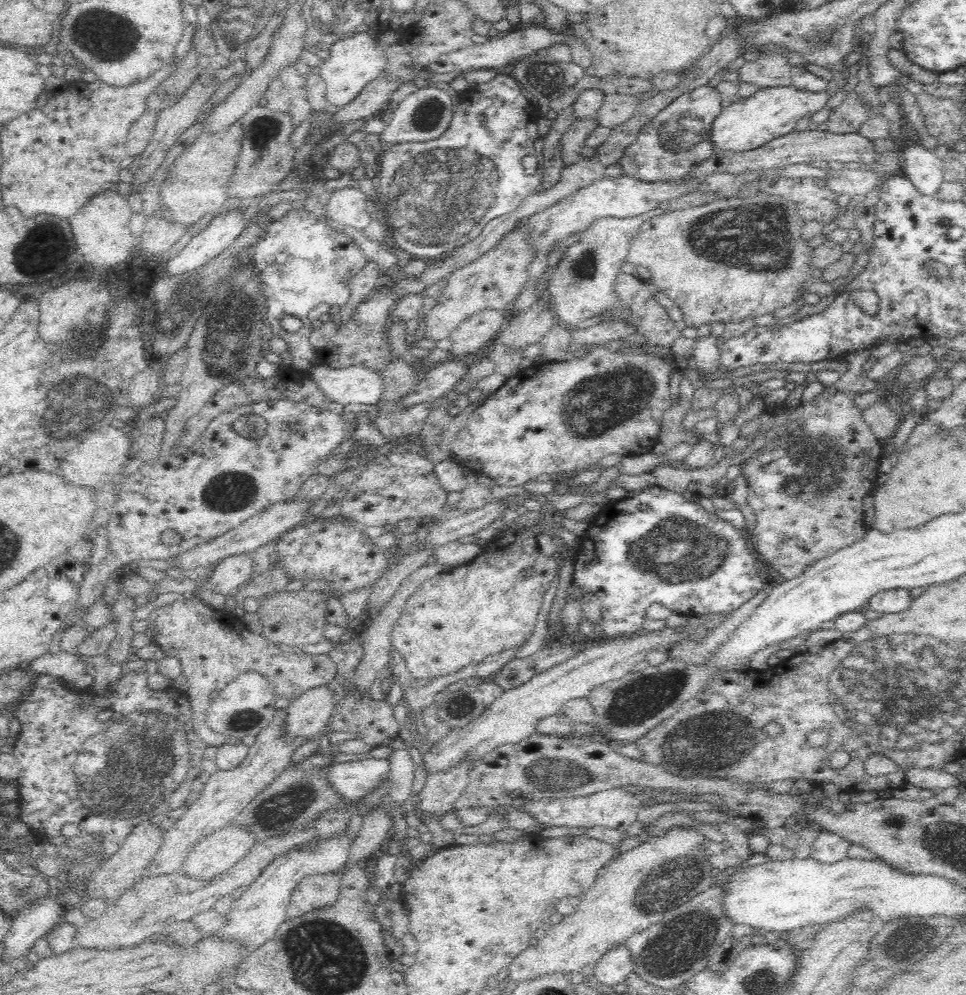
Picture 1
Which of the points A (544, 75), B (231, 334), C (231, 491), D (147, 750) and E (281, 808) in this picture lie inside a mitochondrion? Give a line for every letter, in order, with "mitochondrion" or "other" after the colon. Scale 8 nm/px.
A: mitochondrion
B: mitochondrion
C: mitochondrion
D: mitochondrion
E: mitochondrion

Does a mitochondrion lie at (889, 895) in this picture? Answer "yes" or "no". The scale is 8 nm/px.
no

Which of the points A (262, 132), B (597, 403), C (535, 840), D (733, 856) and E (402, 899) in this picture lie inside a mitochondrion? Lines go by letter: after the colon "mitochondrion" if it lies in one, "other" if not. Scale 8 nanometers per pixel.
A: mitochondrion
B: mitochondrion
C: other
D: other
E: other

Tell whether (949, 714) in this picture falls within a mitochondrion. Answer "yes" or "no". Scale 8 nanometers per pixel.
yes

